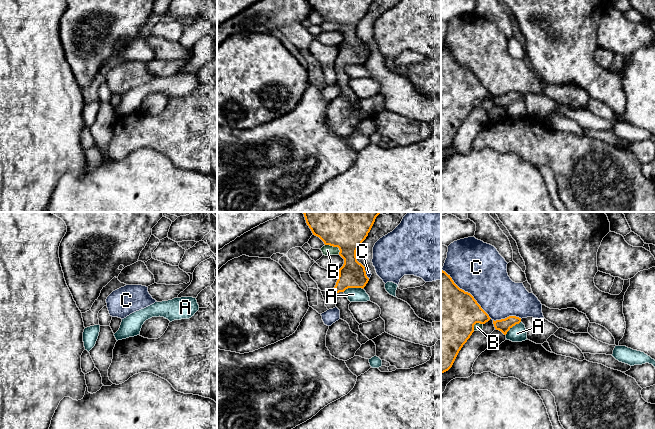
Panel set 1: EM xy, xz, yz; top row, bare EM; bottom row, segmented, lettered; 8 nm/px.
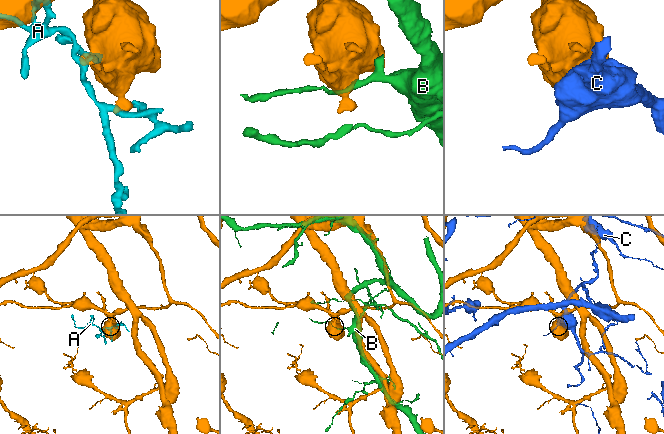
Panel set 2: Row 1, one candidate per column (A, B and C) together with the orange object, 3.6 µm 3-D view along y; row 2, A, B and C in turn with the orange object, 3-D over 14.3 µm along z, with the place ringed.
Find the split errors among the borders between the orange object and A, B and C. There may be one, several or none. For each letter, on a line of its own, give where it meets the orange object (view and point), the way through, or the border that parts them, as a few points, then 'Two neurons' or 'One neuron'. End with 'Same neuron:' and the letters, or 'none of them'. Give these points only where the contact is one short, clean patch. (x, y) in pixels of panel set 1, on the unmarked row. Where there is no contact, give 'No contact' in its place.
A: Touches orange at xz (352, 63). Two neurons
B: Touches orange at xz (335, 22). Two neurons
C: Touches orange at yz (467, 68). Two neurons
Same neuron: none of them

